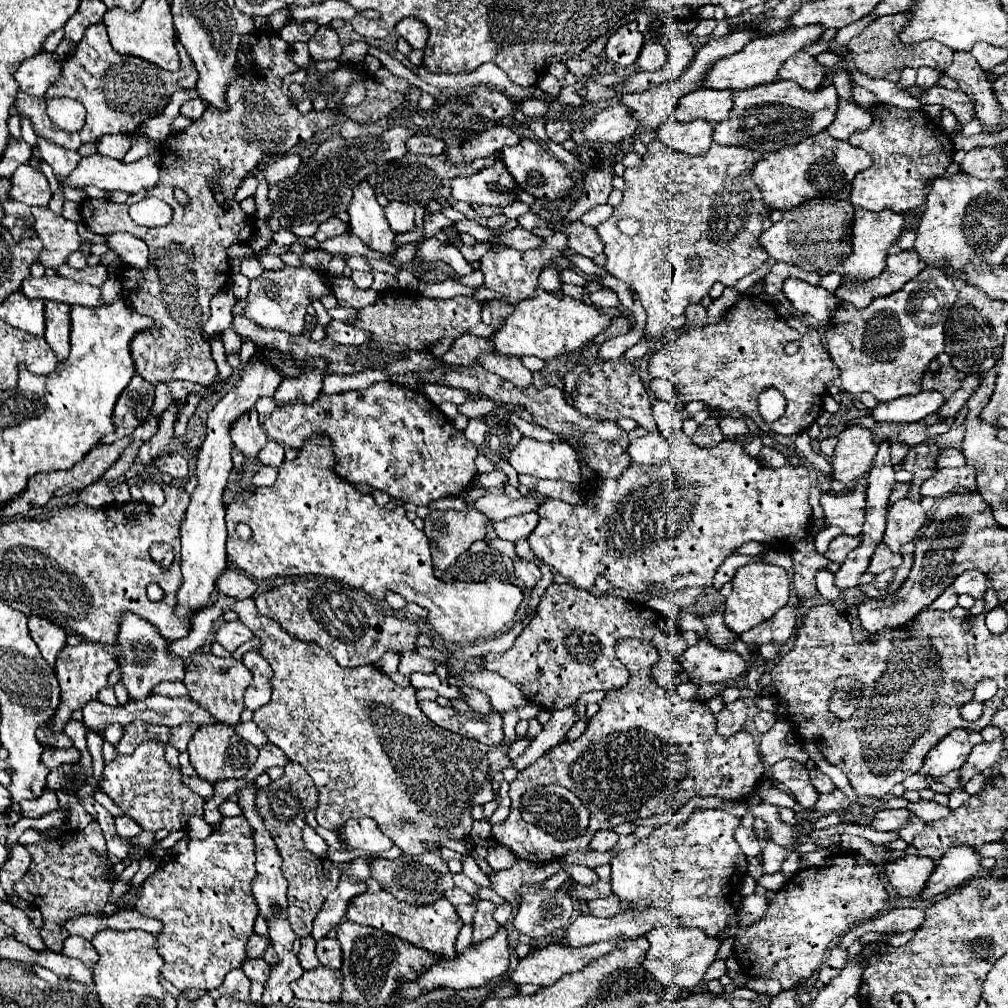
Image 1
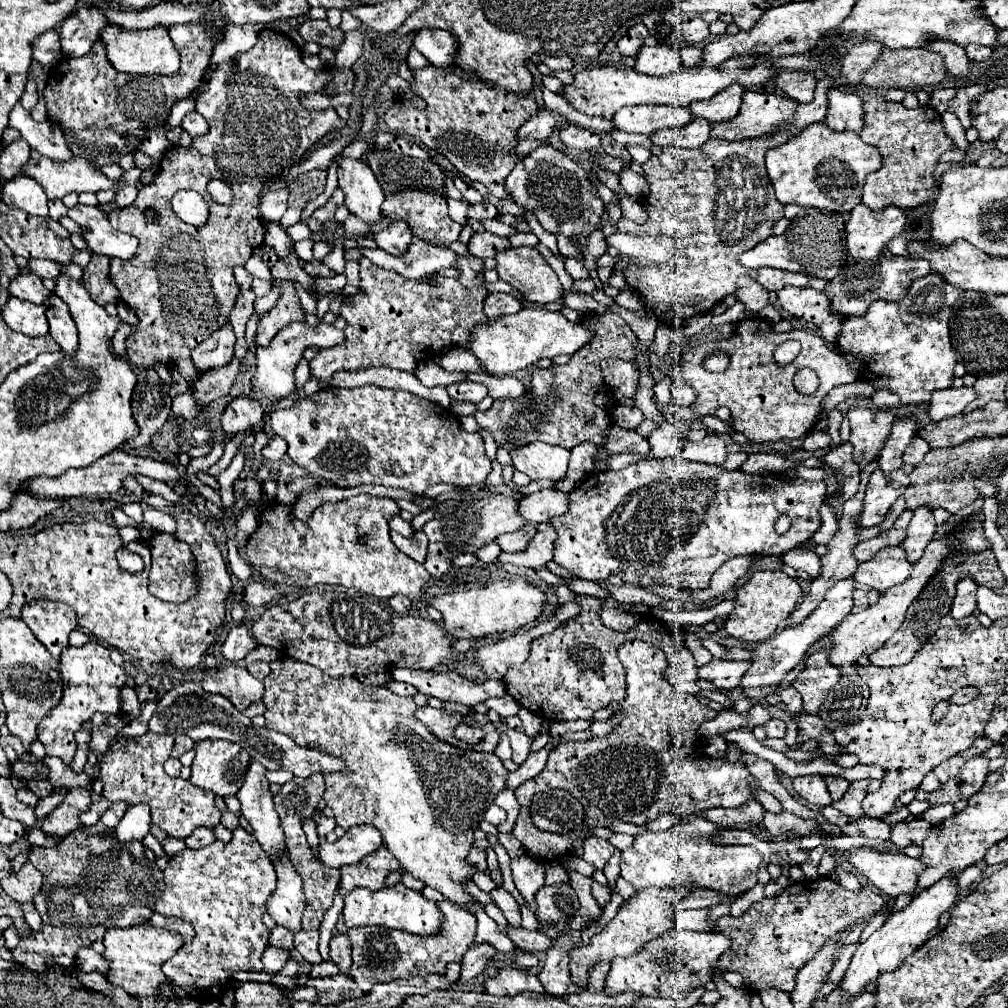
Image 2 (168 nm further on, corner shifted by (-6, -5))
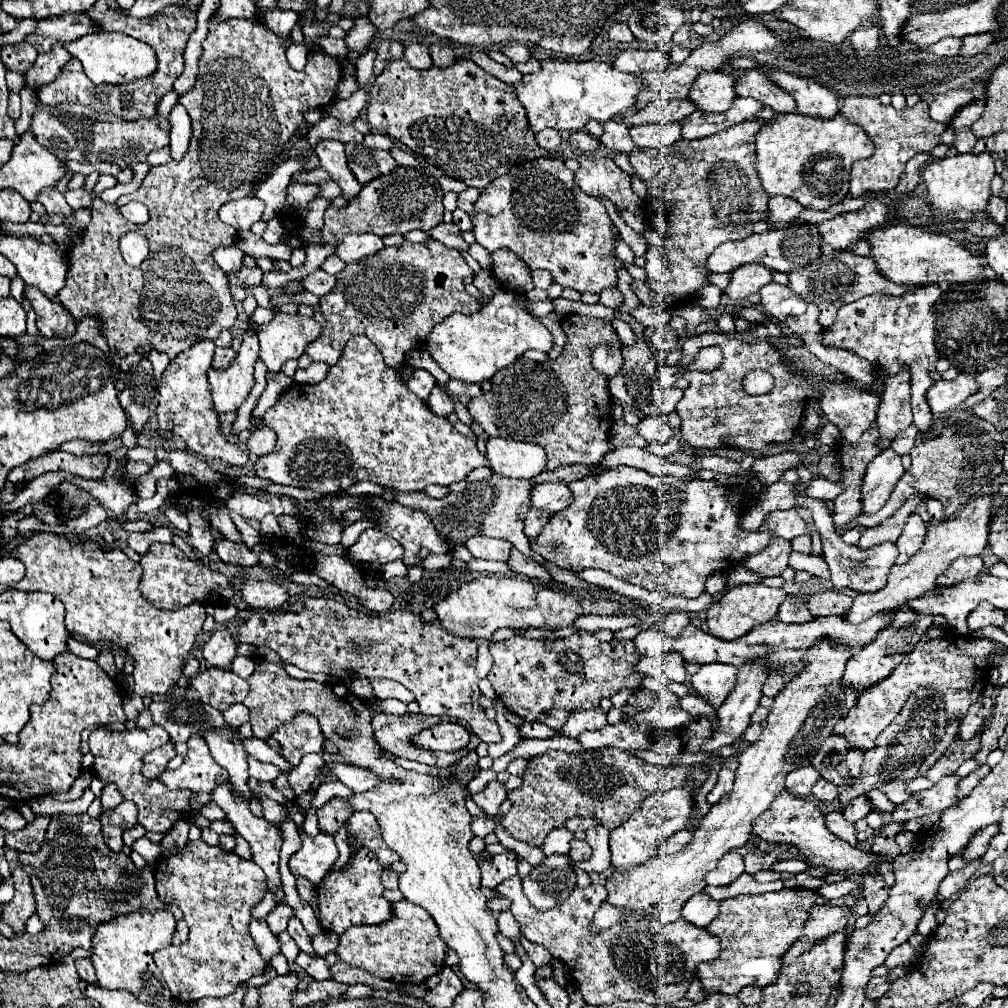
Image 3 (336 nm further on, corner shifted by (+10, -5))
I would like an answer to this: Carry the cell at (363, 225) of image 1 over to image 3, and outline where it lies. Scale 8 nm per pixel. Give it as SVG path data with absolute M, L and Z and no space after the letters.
M324 139L324 141L318 141L318 145L316 145L314 151L320 157L322 169L326 169L332 175L332 179L342 187L344 197L348 197L352 201L360 193L362 185L354 179L352 171L346 165L344 143L332 141L332 139Z

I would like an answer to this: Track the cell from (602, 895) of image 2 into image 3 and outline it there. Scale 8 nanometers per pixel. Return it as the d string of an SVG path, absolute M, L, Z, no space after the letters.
M520 875L502 881L496 887L498 895L510 897L512 899L512 915L516 917L516 921L520 923L522 935L532 941L538 943L542 947L546 947L554 959L560 959L568 971L570 971L570 981L576 985L576 989L582 993L584 1001L588 1005L604 1005L604 1003L614 1003L614 1001L644 1001L650 1005L668 1005L674 1003L678 999L682 999L690 987L690 983L696 977L696 965L702 961L714 961L722 947L720 947L720 939L712 933L708 933L706 929L700 929L684 919L676 919L674 923L660 923L660 921L648 921L648 917L644 917L644 913L632 913L628 909L628 913L624 913L624 921L608 931L600 931L598 935L590 931L592 927L592 917L598 911L598 907L606 901L608 893L606 887L602 885L588 885L584 889L576 887L568 899L560 905L554 907L550 911L538 911L530 905L530 901L524 897L522 893L522 879Z

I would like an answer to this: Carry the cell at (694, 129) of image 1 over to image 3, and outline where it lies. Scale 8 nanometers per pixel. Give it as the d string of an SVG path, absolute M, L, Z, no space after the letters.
M650 123L650 125L634 125L630 127L630 137L638 147L646 149L662 149L672 147L682 139L680 123Z

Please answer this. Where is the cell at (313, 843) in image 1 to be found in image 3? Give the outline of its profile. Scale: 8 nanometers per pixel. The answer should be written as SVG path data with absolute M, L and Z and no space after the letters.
M252 795L252 797L260 801L262 811L264 811L264 819L268 819L270 823L276 823L278 825L280 821L284 821L288 817L286 809L280 803L276 803L276 801L272 801L272 799L264 797L264 795Z

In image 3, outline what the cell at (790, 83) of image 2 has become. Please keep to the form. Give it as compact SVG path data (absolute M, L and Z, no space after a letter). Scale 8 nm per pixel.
M756 69L746 71L734 85L736 97L754 97L774 113L796 113L794 99L778 85L770 83L768 77Z

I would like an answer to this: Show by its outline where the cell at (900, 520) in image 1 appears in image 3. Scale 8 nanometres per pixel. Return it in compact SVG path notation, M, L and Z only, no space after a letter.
M916 513L910 515L910 519L904 527L904 533L900 535L900 539L896 543L896 547L900 551L896 563L908 563L910 557L920 549L924 537L926 537L926 523Z

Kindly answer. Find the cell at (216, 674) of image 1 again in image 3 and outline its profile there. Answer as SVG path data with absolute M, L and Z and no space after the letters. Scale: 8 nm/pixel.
M210 667L188 679L188 685L200 693L200 699L218 711L226 711L232 703L240 703L248 695L248 683L230 669Z

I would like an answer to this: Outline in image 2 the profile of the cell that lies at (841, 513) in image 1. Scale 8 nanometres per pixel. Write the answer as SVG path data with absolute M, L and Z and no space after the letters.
M876 469L870 475L870 481L864 493L864 507L856 519L856 529L880 525L884 521L886 511L890 509L890 505L896 501L896 497L902 493L904 487L908 487L908 475L904 475L902 471L896 471L888 481L884 473Z

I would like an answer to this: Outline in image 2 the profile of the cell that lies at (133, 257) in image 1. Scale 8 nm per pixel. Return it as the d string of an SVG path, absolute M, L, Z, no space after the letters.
M78 203L76 207L68 209L68 217L72 217L86 231L84 239L94 253L118 257L124 261L136 255L136 247L138 247L136 237L116 231L108 223L106 213L100 211L98 207L86 207Z

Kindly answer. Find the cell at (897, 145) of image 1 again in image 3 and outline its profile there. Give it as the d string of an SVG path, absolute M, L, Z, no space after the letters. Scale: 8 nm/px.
M848 97L844 99L840 113L856 121L876 145L876 151L870 159L862 159L856 161L856 165L852 165L850 173L852 197L862 197L866 191L894 189L900 181L906 161L916 153L932 151L936 145L940 145L940 135L946 129L946 125L940 125L938 121L932 121L928 117L928 105L924 101L918 101L914 107L904 107L902 111L896 111L894 107L882 105L876 97Z

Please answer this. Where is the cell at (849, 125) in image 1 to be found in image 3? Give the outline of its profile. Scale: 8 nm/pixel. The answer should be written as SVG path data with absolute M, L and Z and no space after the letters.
M782 69L768 71L766 77L770 77L772 83L776 83L778 87L782 87L786 93L794 97L800 113L810 117L822 117L822 119L830 119L838 113L840 99L826 87Z

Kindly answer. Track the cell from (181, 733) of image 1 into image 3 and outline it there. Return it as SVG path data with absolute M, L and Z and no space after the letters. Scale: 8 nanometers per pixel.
M166 743L154 751L150 751L148 755L144 755L144 763L156 763L160 767L166 767L168 761L174 757L174 743Z

